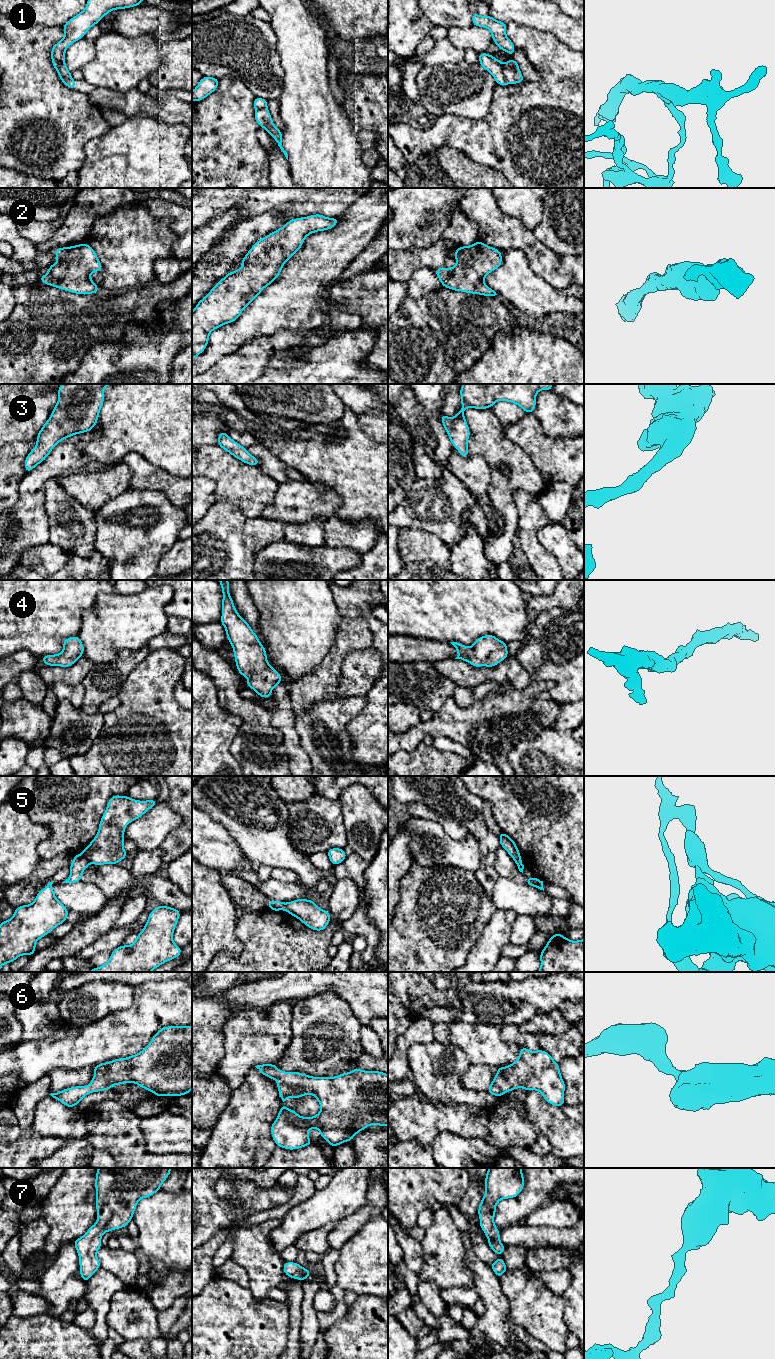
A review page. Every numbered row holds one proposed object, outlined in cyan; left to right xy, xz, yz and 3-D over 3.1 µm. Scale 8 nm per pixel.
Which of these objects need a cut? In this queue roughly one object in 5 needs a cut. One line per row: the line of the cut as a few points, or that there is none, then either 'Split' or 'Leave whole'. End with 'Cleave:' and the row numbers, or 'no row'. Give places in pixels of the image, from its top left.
1: Split along xy (64, 60), (60, 66), (60, 75), (70, 79). Split
2: No split. Leave whole
3: No split. Leave whole
4: No split. Leave whole
5: Split along xy (81, 853), (89, 862). Split
6: No split. Leave whole
7: No split. Leave whole
Cleave: 1, 5

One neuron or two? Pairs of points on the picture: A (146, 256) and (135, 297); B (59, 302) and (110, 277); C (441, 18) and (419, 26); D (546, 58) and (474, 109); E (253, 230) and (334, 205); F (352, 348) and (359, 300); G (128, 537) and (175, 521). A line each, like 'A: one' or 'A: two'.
A: two
B: two
C: two
D: two
E: two
F: two
G: one

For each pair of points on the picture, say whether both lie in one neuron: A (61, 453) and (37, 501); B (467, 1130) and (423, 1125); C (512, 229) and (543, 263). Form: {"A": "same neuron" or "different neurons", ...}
{"A": "same neuron", "B": "same neuron", "C": "same neuron"}

